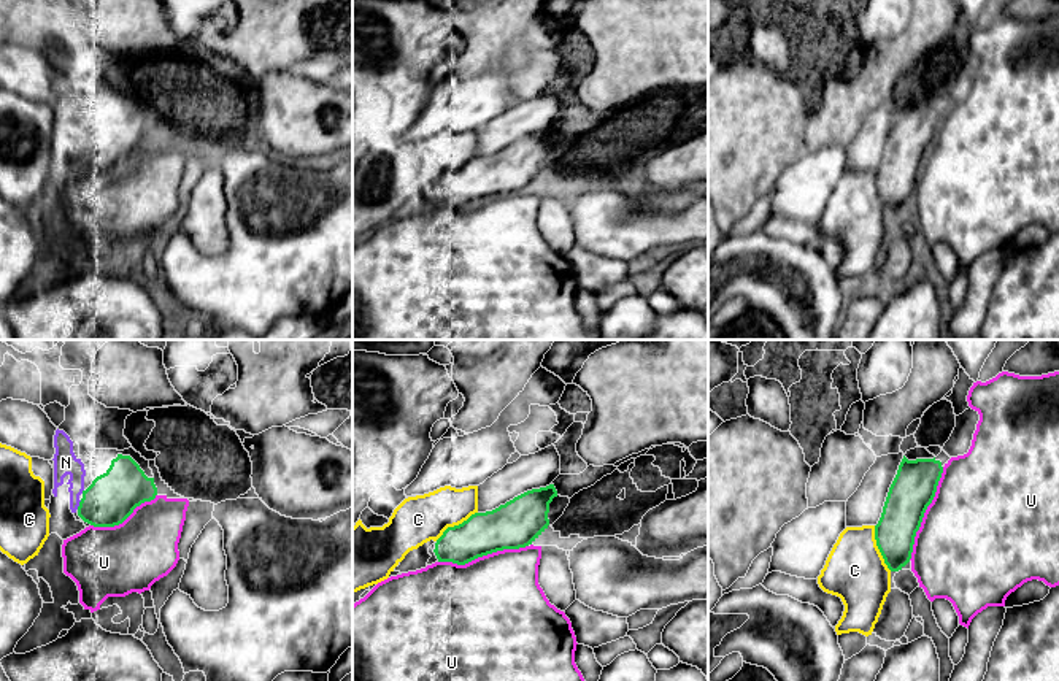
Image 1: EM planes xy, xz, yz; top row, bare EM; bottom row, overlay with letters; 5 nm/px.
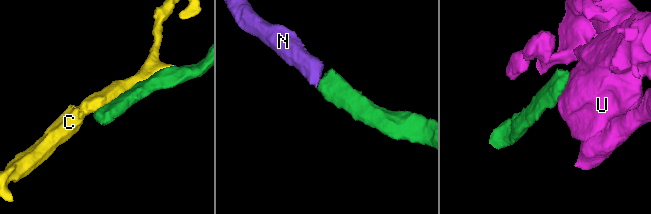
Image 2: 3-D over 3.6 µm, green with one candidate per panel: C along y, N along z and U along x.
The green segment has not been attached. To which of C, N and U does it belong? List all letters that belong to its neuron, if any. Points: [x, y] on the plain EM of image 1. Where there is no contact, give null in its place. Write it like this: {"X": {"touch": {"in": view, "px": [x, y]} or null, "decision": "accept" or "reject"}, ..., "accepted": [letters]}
{"C": {"touch": {"in": "yz", "px": [878, 192]}, "decision": "reject"}, "N": {"touch": {"in": "xy", "px": [80, 150]}, "decision": "accept"}, "U": {"touch": {"in": "yz", "px": [924, 156]}, "decision": "reject"}, "accepted": ["N"]}

